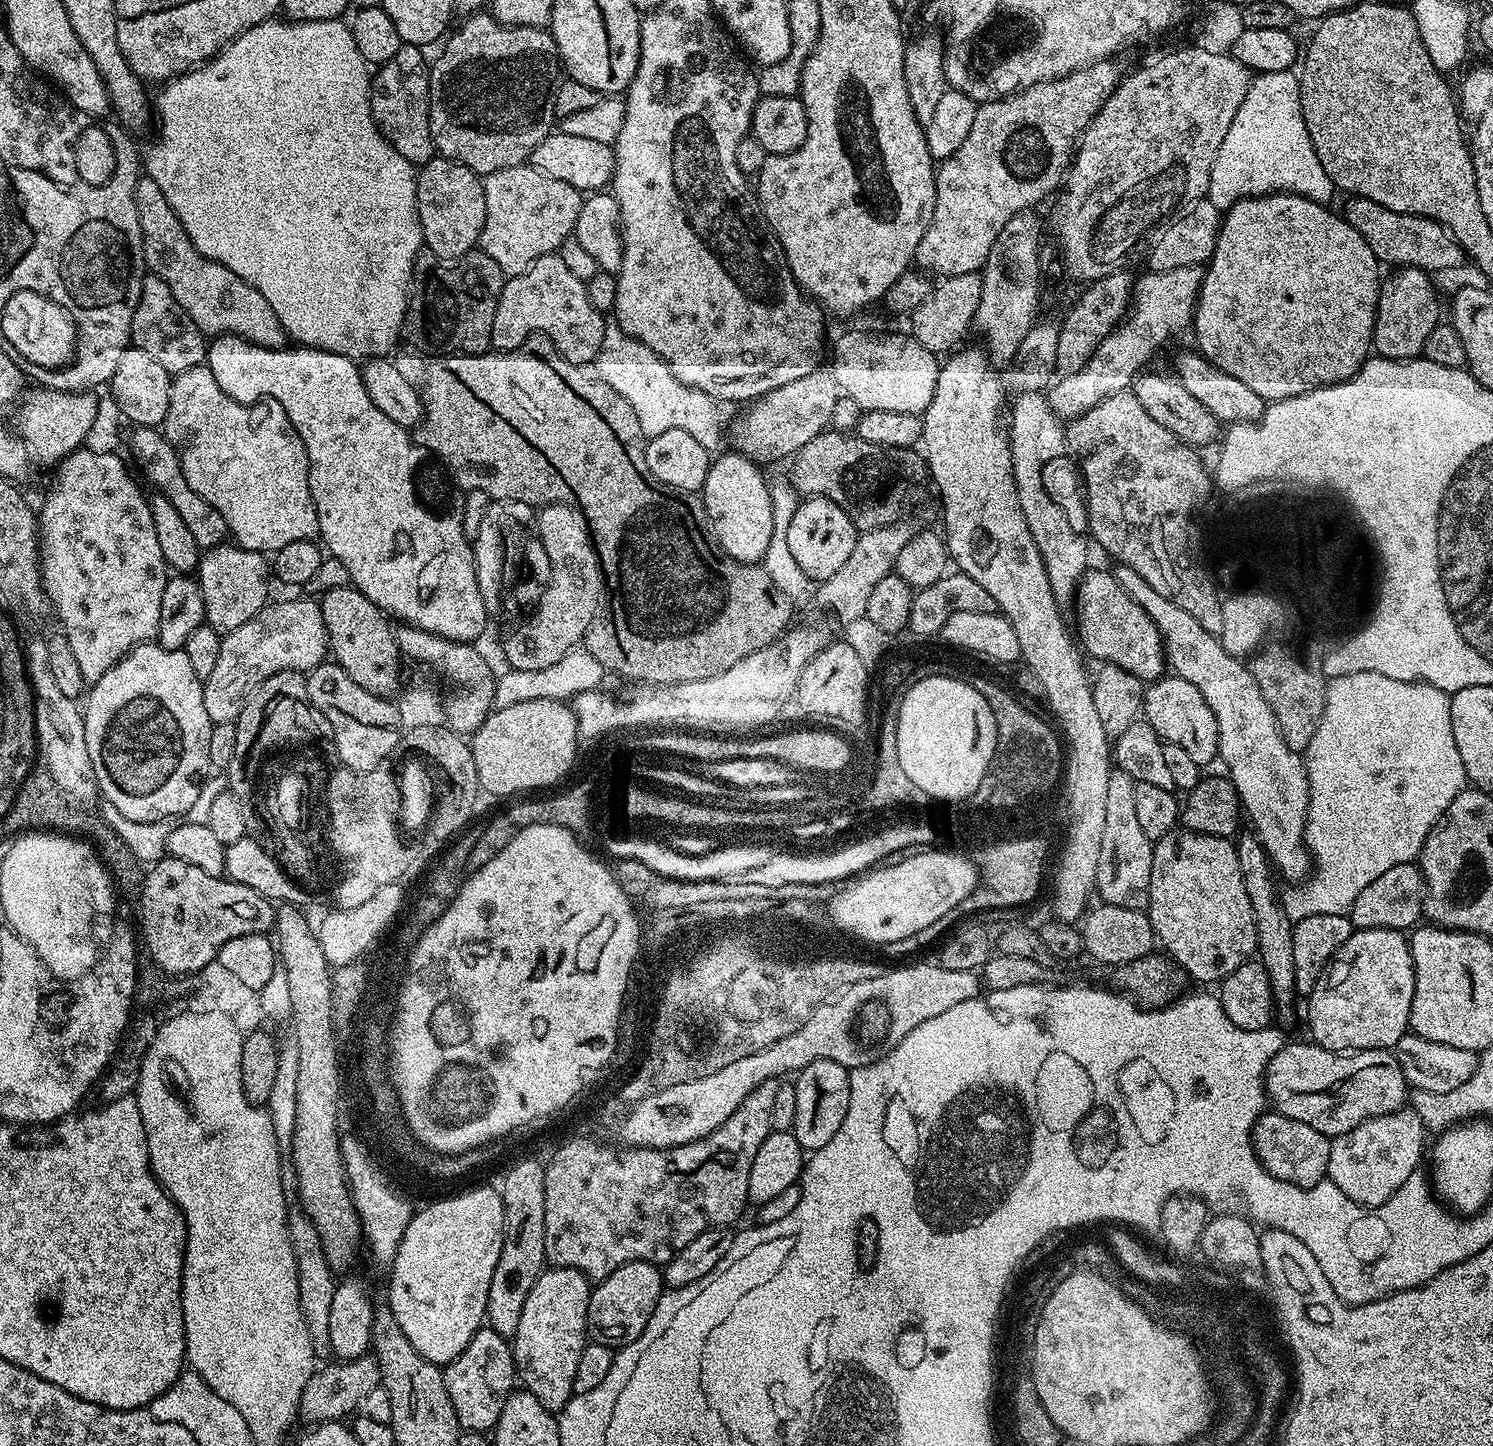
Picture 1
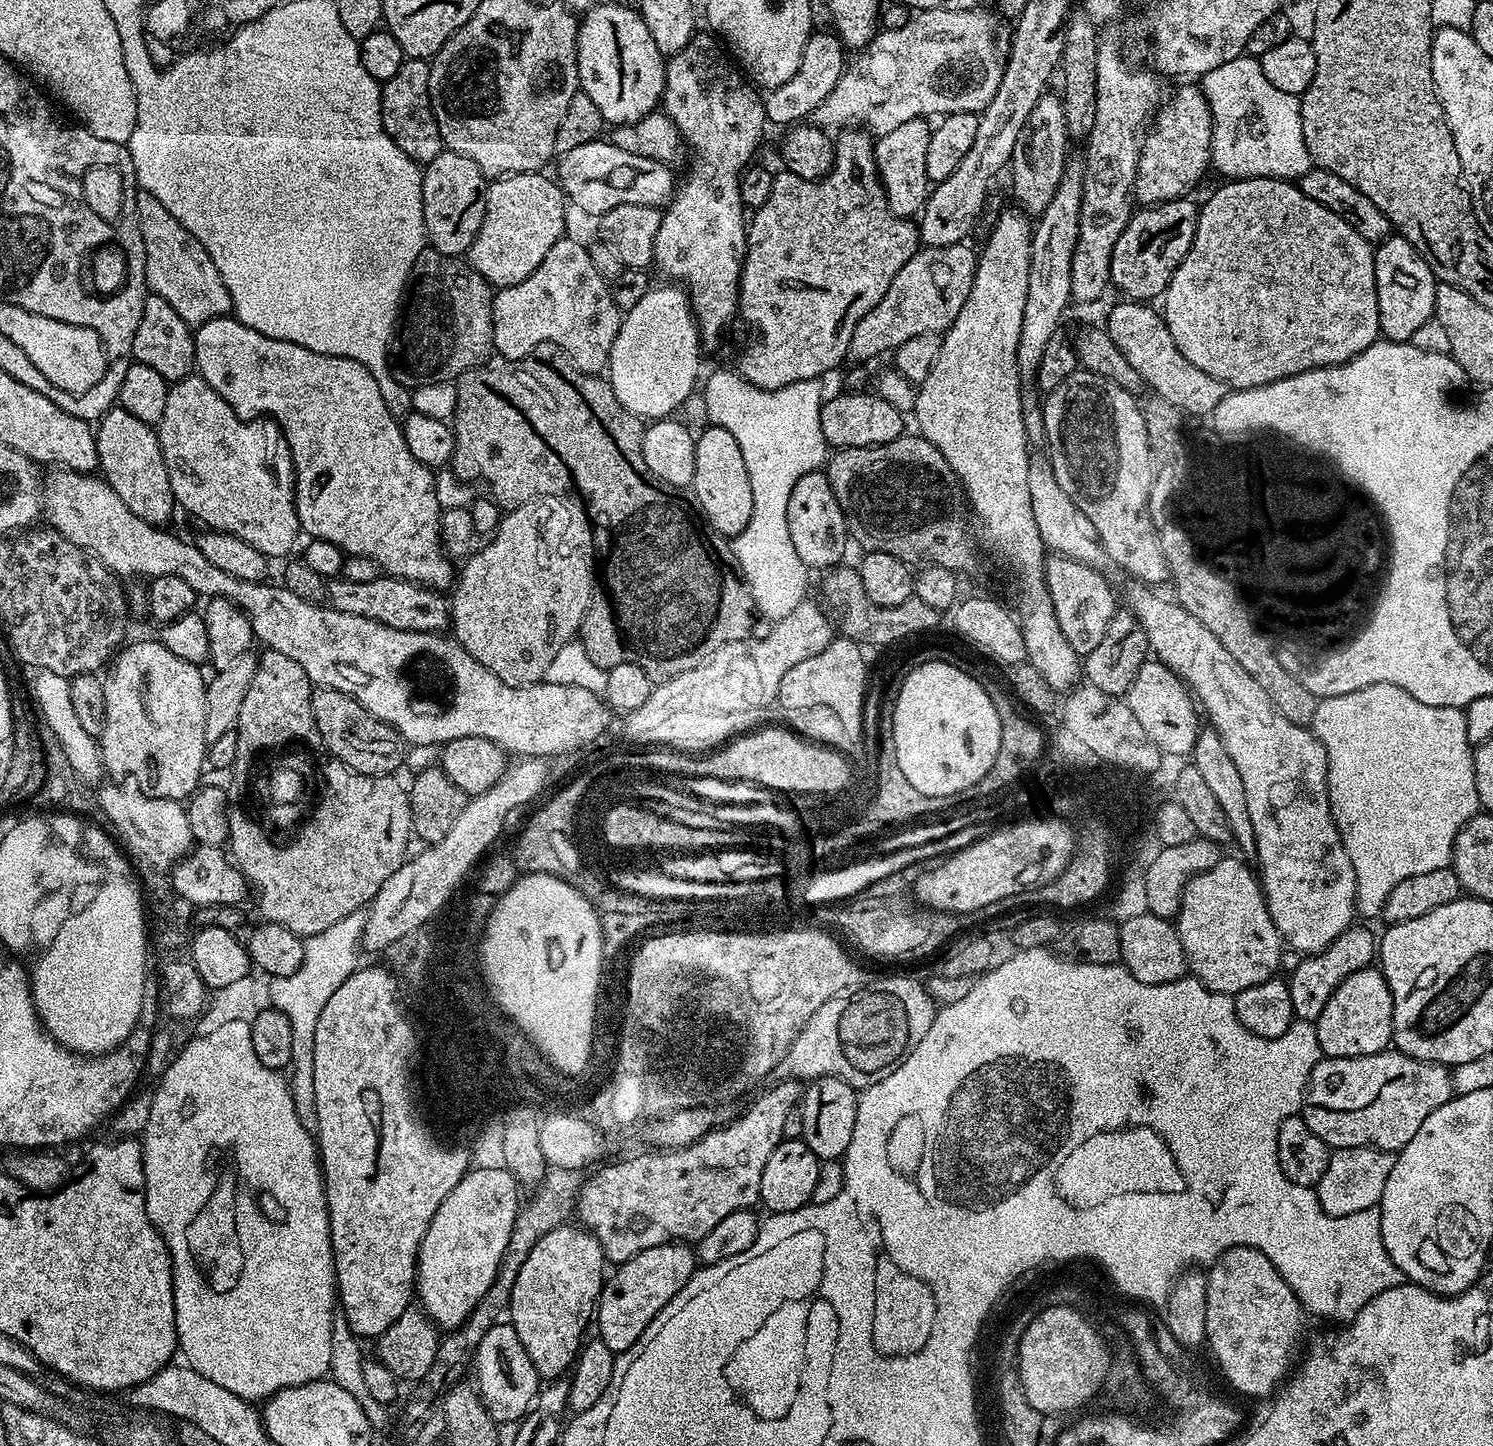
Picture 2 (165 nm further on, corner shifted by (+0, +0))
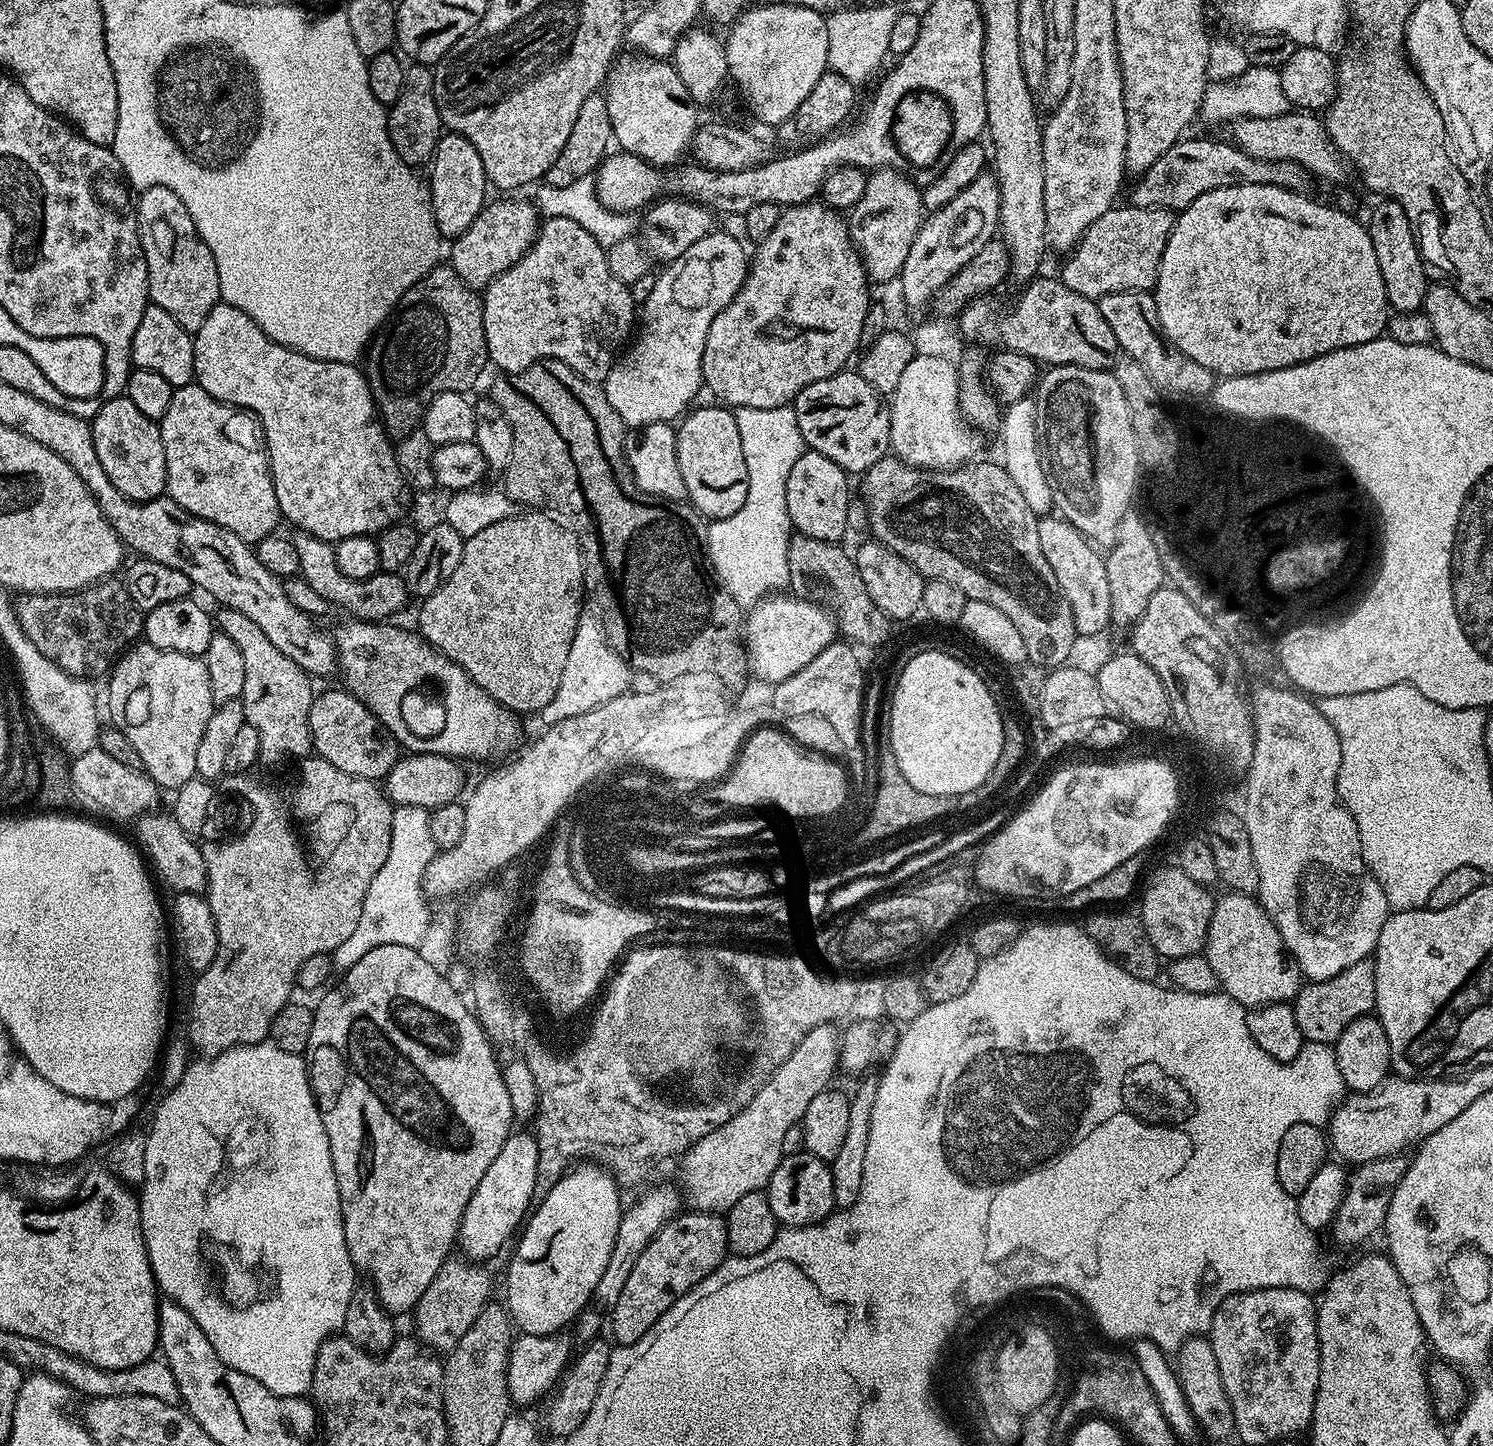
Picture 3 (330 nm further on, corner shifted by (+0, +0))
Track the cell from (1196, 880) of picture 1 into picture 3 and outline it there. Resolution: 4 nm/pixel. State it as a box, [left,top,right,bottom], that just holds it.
[1202,891,1302,1010]

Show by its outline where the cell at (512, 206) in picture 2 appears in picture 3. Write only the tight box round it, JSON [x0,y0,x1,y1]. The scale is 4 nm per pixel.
[450,200,542,290]

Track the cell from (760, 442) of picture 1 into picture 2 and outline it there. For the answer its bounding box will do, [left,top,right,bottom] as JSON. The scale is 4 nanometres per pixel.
[847,242,978,364]

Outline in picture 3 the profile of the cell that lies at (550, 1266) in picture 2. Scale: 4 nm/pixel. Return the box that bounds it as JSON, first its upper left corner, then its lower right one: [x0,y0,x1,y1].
[506,1162,622,1336]

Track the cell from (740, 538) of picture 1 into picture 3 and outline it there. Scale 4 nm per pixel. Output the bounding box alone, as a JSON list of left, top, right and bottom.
[676,406,748,521]

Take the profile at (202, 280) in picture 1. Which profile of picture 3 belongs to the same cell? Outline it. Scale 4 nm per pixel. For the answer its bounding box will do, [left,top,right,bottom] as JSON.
[134,184,221,334]

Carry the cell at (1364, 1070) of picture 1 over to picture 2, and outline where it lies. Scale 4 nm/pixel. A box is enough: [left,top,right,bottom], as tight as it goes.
[1302,1050,1453,1154]

